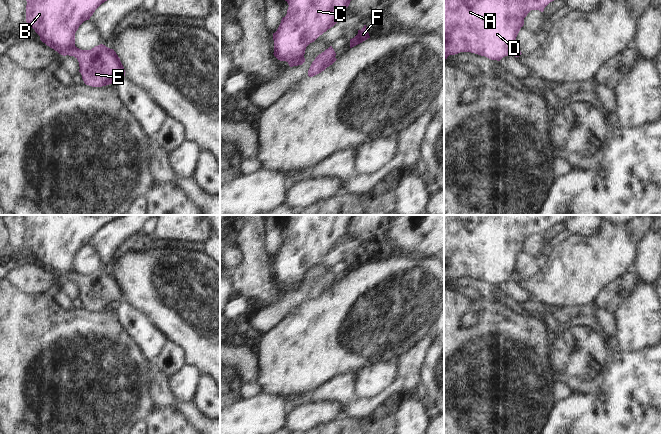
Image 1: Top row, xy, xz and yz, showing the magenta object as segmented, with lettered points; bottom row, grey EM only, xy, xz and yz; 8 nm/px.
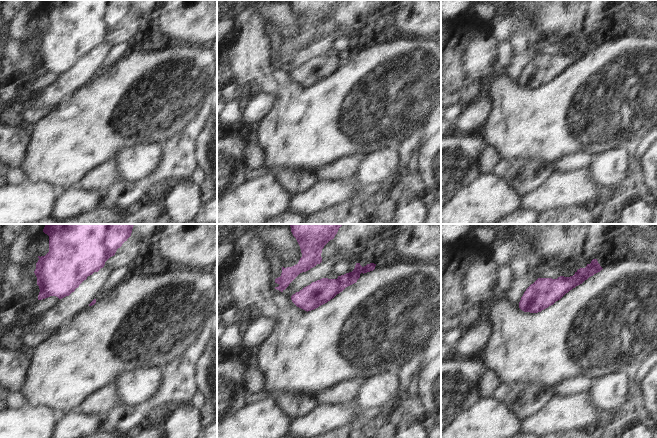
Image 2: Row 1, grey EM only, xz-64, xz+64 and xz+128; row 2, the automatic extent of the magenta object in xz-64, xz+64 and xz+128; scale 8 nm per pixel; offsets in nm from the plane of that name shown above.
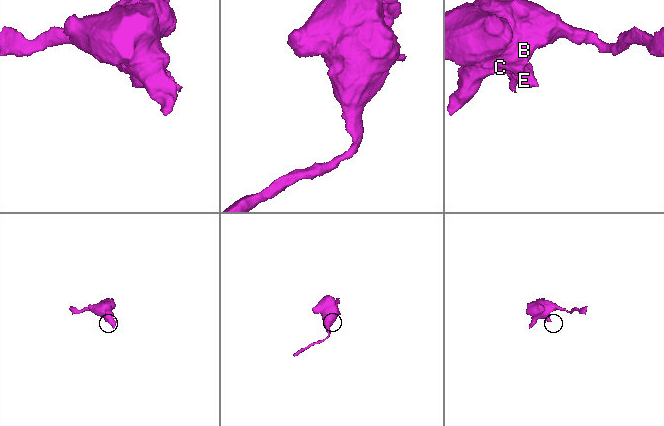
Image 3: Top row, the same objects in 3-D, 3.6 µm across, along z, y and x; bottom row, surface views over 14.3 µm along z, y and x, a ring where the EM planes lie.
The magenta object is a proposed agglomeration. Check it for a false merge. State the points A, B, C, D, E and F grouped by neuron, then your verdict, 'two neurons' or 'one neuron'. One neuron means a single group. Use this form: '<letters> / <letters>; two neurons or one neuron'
A B C D / E F; two neurons

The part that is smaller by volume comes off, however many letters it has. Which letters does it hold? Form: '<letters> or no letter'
E, F

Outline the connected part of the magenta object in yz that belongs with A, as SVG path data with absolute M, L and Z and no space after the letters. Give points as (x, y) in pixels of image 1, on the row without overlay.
M444 215L444 282L471 276L500 285L516 270L516 261L531 234L544 232L572 215Z

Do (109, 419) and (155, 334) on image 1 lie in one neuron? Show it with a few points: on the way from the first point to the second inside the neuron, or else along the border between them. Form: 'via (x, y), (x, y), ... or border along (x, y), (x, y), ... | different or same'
border along (130, 333), (151, 361) | different

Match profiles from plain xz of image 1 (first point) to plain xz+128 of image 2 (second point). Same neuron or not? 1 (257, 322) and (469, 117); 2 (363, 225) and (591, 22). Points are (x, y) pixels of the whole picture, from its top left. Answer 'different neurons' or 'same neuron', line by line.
1: same neuron
2: different neurons

